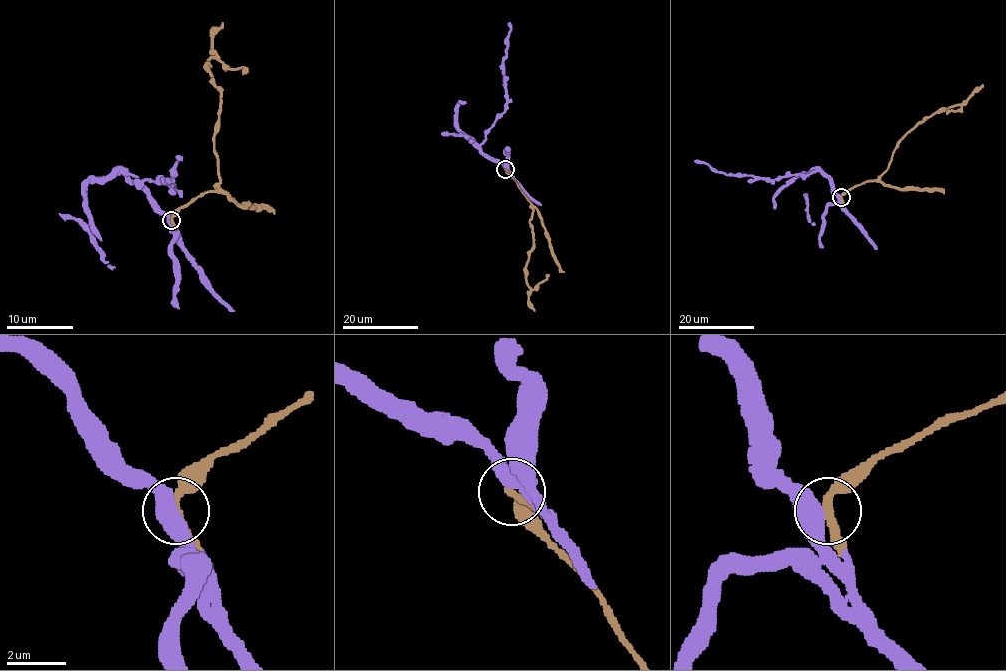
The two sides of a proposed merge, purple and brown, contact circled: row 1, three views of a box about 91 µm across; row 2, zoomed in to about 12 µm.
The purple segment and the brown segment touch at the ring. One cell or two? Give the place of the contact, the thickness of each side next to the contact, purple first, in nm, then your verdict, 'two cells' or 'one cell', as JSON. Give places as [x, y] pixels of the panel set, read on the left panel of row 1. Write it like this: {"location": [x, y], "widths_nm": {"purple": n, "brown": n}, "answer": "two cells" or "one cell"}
{"location": [171, 220], "widths_nm": {"purple": 480, "brown": 260}, "answer": "one cell"}

